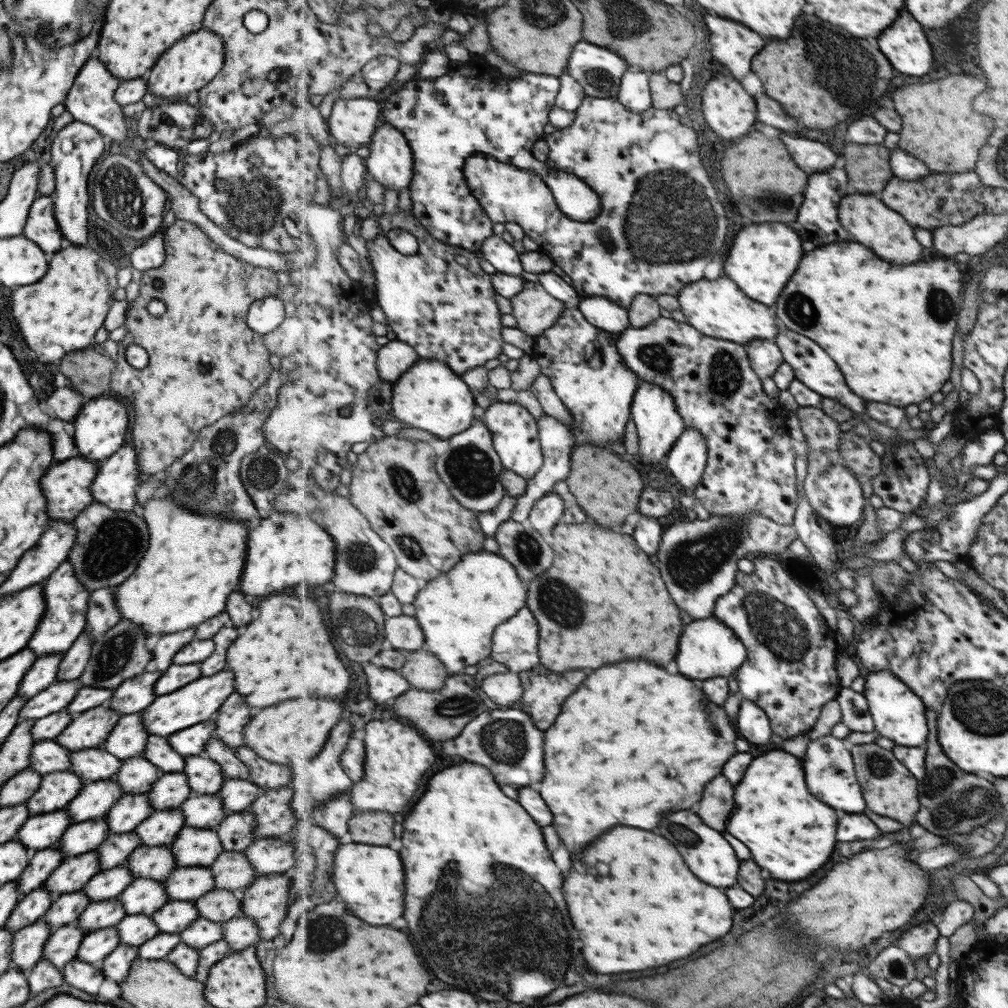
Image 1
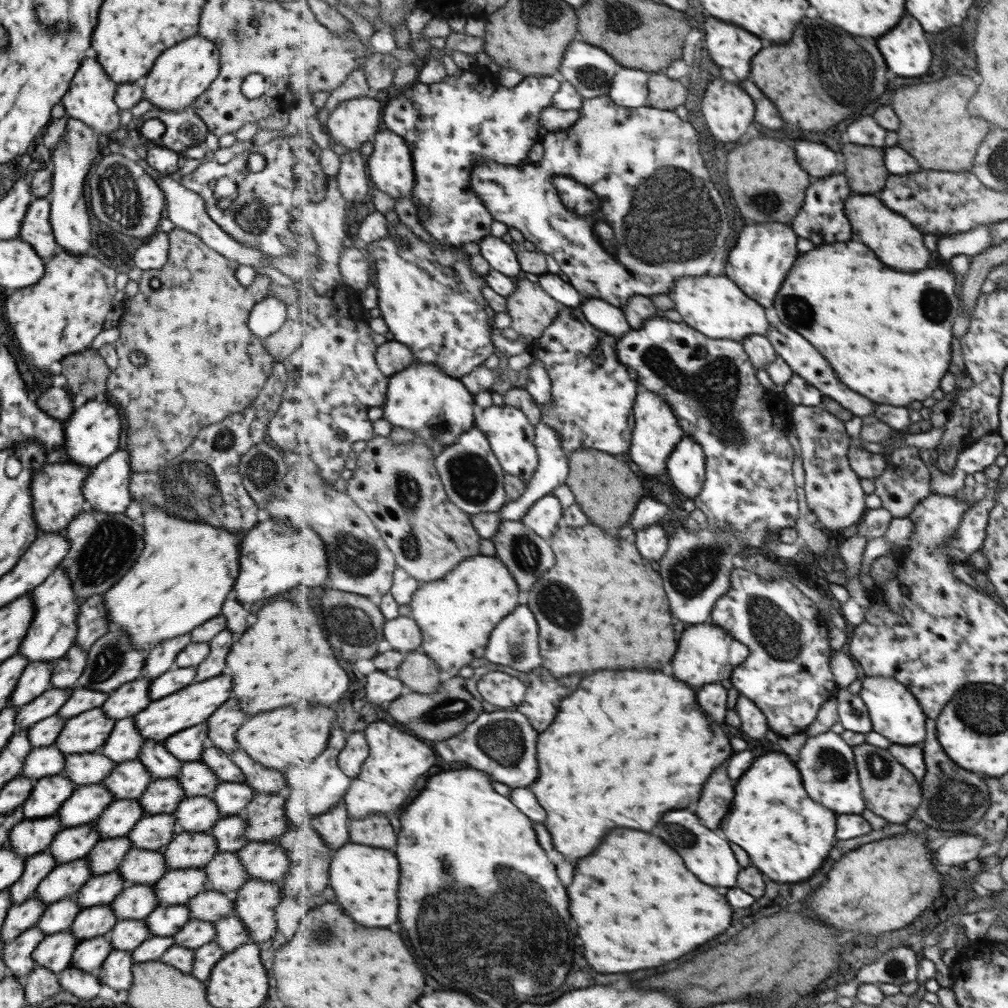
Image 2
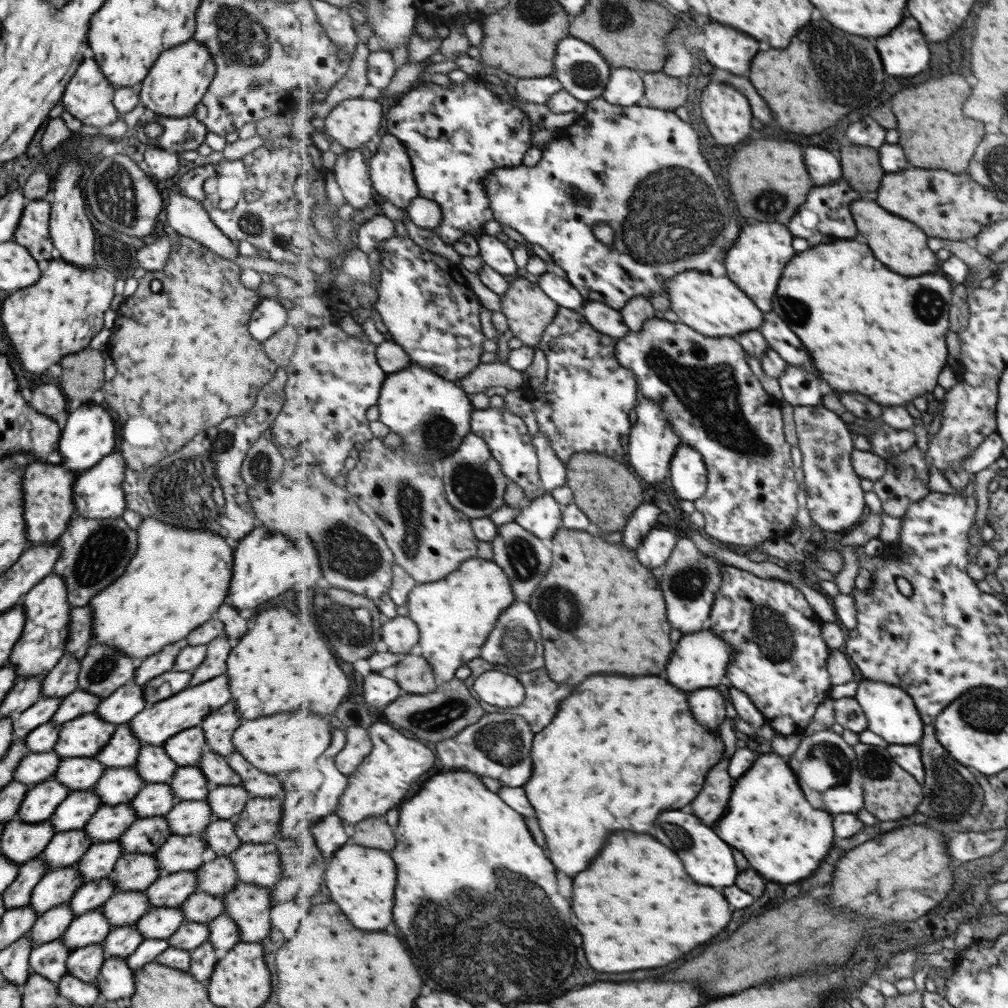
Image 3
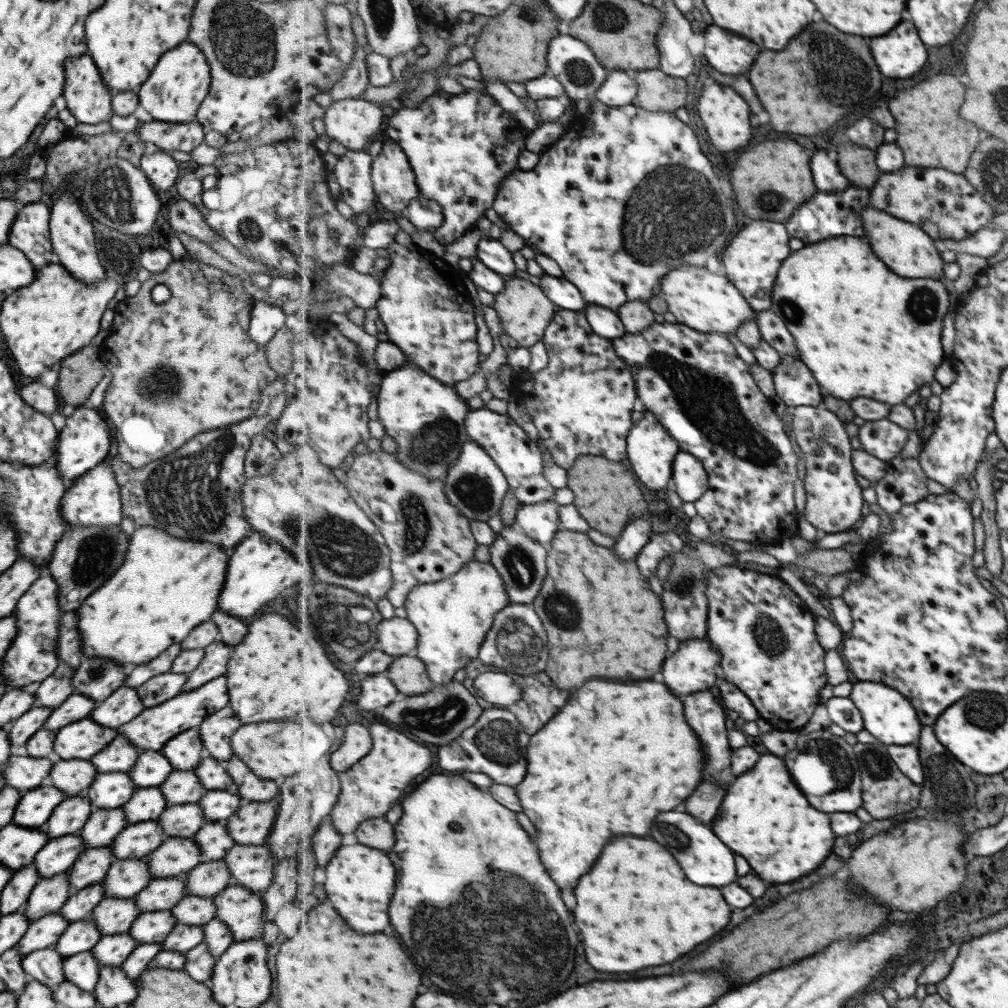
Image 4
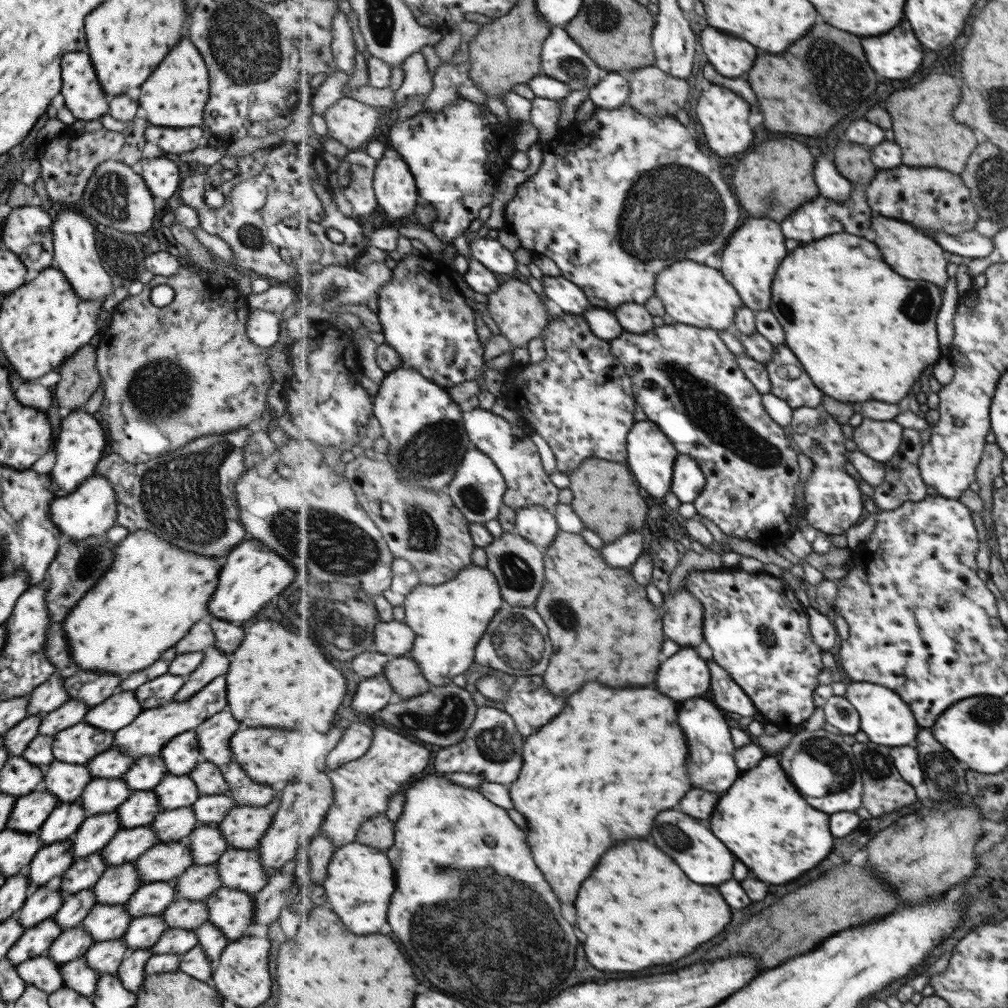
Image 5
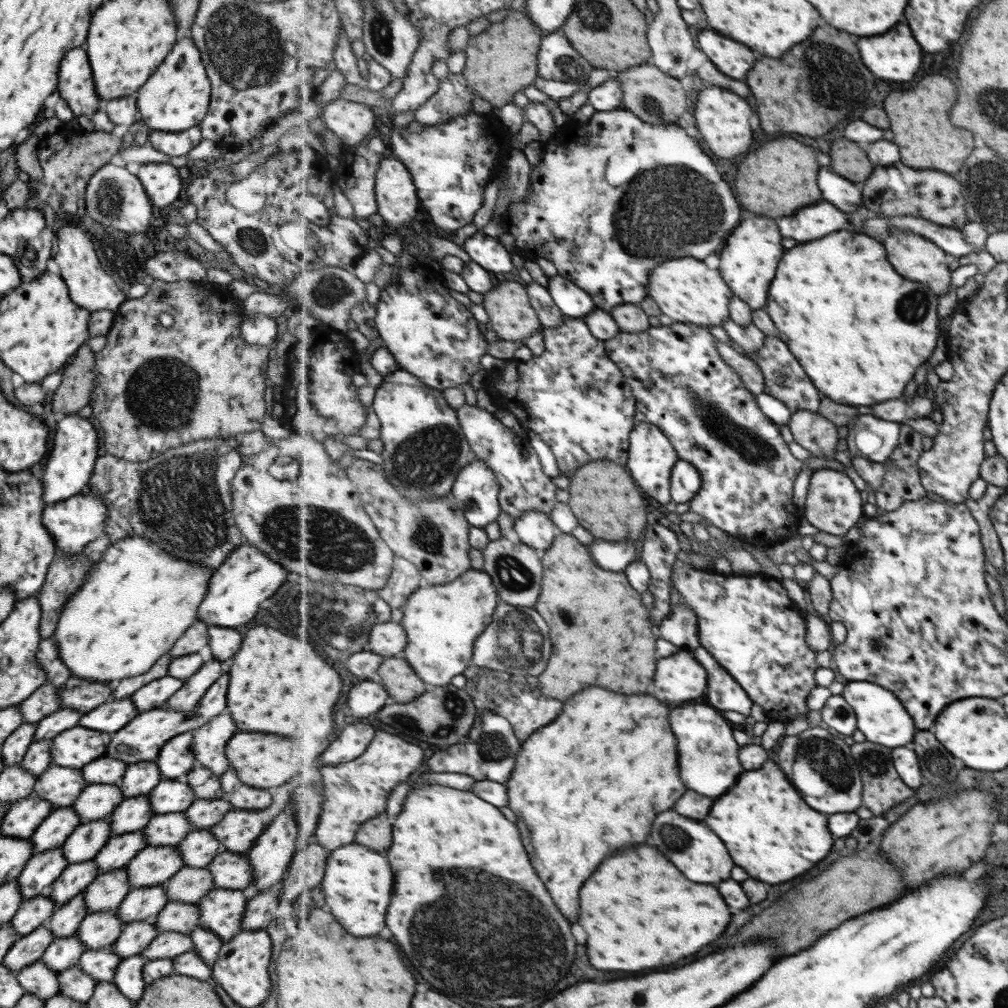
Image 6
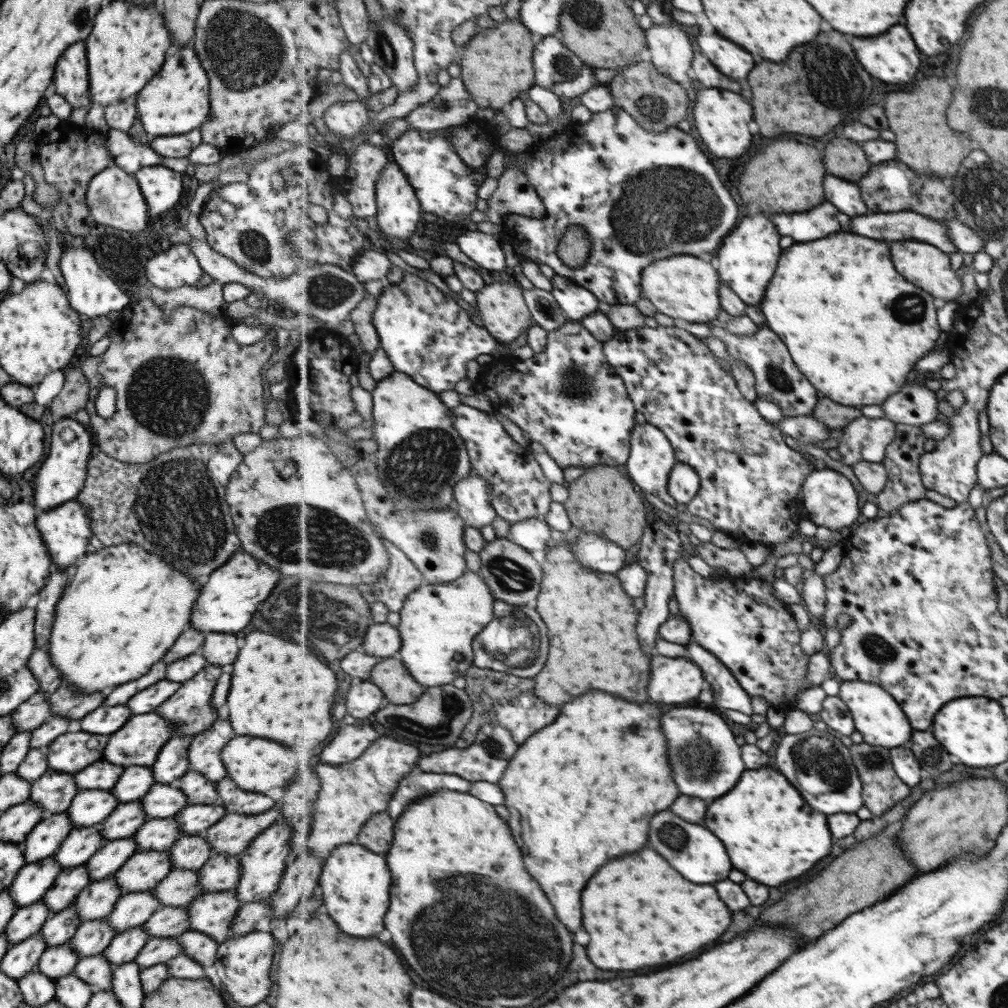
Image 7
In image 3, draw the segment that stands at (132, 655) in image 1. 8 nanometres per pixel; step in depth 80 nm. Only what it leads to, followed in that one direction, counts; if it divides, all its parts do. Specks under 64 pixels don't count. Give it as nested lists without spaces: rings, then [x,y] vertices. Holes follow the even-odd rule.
[[[92,643],[79,662],[77,689],[105,699],[117,686],[133,680],[134,674],[135,666],[129,656],[103,643]]]

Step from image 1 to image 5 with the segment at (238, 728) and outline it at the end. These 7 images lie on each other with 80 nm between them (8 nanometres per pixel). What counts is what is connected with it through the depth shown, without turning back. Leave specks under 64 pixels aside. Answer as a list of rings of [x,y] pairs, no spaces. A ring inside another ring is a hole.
[[[227,706],[195,727],[199,760],[221,770],[226,767],[231,761],[229,741],[237,728],[237,721],[231,718]]]

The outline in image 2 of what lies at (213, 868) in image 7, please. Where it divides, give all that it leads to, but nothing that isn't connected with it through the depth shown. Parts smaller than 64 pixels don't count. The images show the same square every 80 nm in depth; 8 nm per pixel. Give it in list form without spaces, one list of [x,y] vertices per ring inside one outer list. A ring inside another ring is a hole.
[[[275,840],[249,841],[235,854],[239,857],[249,879],[280,883],[290,866],[286,852]]]

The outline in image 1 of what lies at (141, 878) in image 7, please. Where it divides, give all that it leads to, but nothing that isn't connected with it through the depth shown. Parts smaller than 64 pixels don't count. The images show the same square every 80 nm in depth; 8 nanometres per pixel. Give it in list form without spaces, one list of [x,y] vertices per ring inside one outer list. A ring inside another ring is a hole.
[[[183,827],[169,845],[176,867],[208,867],[222,851],[215,830]]]

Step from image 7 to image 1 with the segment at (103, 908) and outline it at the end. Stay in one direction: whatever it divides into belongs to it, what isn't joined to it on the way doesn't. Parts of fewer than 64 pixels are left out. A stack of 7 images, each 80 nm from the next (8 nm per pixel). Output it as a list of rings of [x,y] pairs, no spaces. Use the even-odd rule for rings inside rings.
[[[139,846],[131,852],[124,864],[130,870],[132,880],[148,878],[160,883],[176,867],[169,846]]]

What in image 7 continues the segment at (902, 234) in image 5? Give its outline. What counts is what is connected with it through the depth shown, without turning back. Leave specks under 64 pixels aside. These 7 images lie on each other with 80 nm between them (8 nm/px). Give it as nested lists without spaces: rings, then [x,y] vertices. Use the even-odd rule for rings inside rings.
[[[902,240],[892,241],[890,244],[895,266],[903,277],[907,278],[912,284],[924,288],[930,292],[939,303],[955,302],[961,294],[963,294],[963,284],[961,279],[957,279],[955,270],[951,268],[951,260],[949,254],[943,252],[943,249],[937,248],[935,245],[925,241],[918,240]]]

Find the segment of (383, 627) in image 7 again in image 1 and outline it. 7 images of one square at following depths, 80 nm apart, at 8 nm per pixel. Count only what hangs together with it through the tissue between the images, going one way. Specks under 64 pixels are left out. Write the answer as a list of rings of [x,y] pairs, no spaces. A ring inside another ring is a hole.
[[[415,616],[388,617],[386,620],[386,636],[399,650],[419,650],[425,644],[425,634]]]

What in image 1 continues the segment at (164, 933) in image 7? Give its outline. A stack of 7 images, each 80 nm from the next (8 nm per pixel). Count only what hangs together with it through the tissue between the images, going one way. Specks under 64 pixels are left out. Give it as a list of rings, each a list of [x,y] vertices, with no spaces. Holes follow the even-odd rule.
[[[211,889],[193,902],[198,916],[211,922],[225,922],[240,912],[239,894],[223,889]]]

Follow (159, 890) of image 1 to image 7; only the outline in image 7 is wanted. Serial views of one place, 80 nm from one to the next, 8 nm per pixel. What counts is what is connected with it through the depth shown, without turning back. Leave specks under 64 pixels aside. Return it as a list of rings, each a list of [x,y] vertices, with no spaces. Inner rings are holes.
[[[89,919],[77,925],[69,944],[78,958],[93,956],[107,948],[113,936],[115,932],[106,919]]]

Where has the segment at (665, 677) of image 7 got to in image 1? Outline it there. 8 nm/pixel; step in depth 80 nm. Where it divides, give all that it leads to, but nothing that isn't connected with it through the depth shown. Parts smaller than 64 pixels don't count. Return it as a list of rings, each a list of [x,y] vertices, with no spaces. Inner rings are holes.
[[[709,616],[705,620],[694,620],[687,625],[677,662],[679,670],[685,676],[691,676],[691,680],[709,680],[735,675],[738,668],[747,662],[748,655],[745,644],[737,638],[737,634],[721,620],[717,620],[717,617]]]

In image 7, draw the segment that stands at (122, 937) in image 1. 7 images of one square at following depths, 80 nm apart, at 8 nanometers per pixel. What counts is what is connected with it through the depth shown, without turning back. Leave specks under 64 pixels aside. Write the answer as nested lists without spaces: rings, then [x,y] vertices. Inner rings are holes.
[[[103,953],[93,956],[79,956],[72,972],[77,978],[86,982],[93,992],[95,990],[111,991],[111,979],[113,968]]]

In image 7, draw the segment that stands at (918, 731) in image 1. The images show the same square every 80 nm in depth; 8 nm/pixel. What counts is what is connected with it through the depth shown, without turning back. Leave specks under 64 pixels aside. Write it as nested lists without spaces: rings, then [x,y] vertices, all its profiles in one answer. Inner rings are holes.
[[[862,680],[842,681],[839,696],[849,705],[863,742],[883,748],[897,748],[911,740],[913,728],[907,714],[899,701],[881,685]]]

